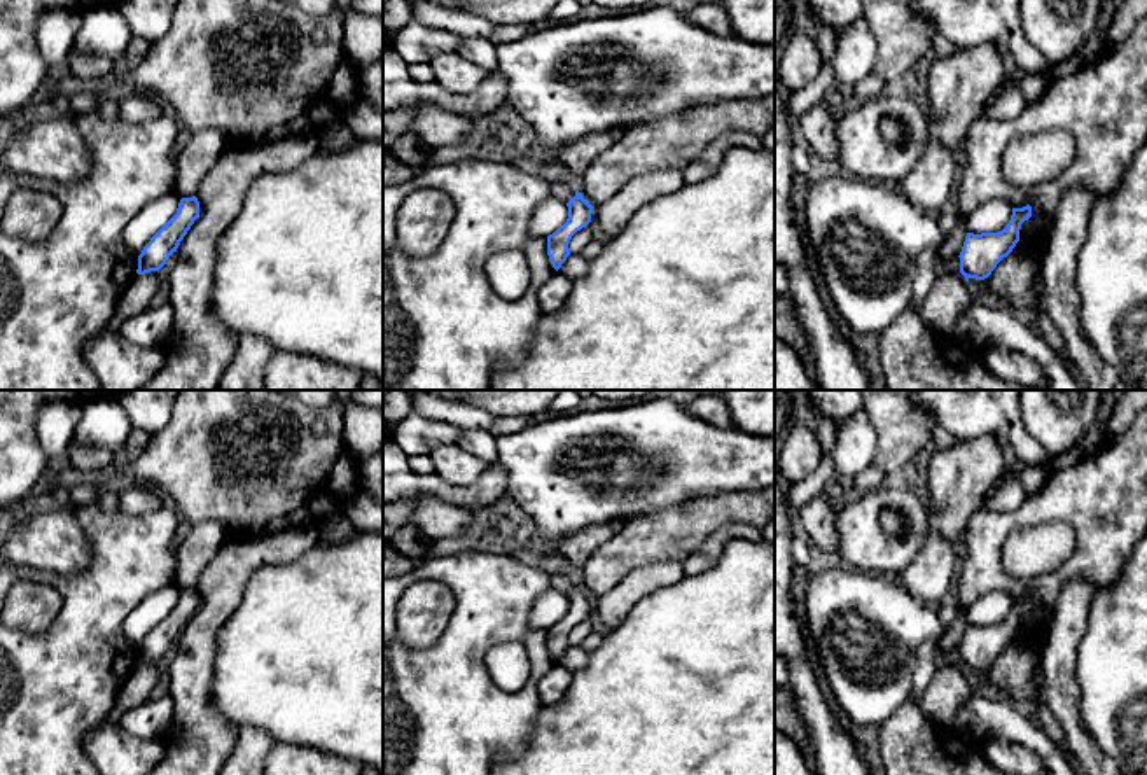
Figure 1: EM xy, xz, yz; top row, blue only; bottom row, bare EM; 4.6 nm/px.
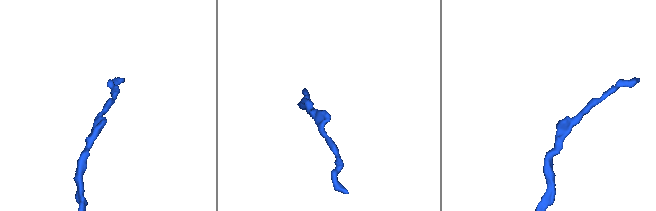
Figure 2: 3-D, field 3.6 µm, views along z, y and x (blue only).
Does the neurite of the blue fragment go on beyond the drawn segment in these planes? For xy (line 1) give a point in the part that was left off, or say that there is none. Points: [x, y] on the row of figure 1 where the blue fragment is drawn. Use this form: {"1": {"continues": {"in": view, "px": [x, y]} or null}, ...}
{"1": {"continues": {"in": "xy", "px": [139, 231]}}}

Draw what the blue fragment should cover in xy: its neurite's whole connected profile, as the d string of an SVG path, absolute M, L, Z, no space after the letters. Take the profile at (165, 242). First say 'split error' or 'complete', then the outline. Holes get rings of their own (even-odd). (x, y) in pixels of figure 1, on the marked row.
split error; M170 192L145 205L124 227L126 247L138 255L138 275L159 271L199 217L199 201Z

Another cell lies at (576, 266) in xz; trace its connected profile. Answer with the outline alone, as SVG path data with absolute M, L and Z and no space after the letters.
M570 254L558 271L575 282L587 275L589 261L582 254Z

